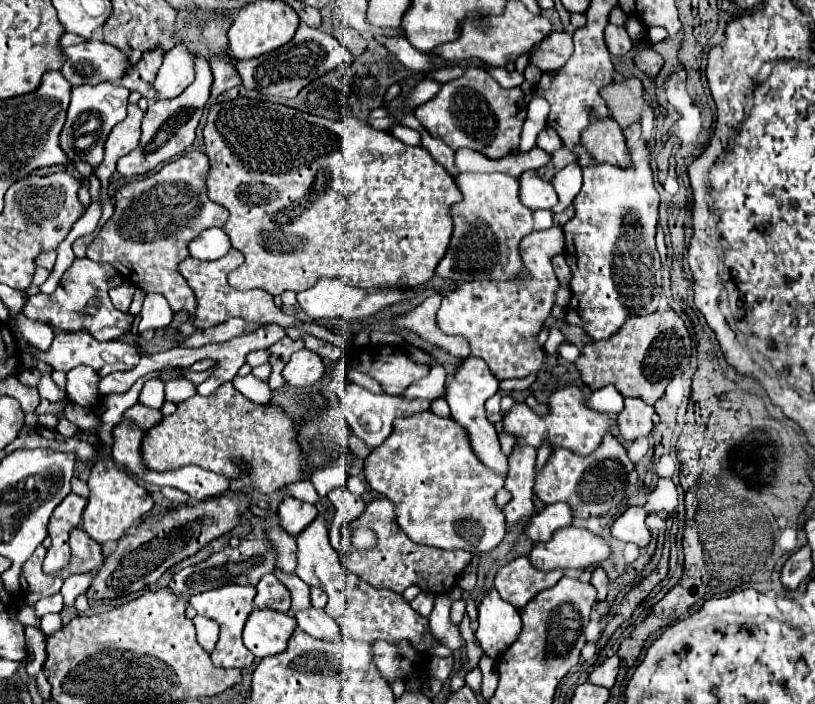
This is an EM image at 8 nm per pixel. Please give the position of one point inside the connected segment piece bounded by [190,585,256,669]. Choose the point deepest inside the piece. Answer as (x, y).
(229, 606)

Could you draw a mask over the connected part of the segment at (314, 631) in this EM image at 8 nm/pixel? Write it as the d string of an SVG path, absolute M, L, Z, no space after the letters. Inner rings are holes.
M302 609L294 613L298 627L318 639L326 639L326 641L334 641L338 639L338 625L334 625L334 621L330 621L330 617L324 613L324 609Z

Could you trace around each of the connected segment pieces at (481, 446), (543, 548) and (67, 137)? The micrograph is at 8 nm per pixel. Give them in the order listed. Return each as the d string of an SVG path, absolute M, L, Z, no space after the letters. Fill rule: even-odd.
M468 357L458 365L452 381L446 387L446 403L450 407L452 419L456 419L462 427L468 429L470 433L470 443L474 453L478 455L478 459L494 469L496 473L500 473L502 477L506 477L508 473L508 457L502 453L500 443L498 443L498 435L494 425L486 419L486 409L484 408L486 399L490 399L496 391L498 391L498 379L490 373L488 365L478 357Z
M576 527L554 531L550 541L536 543L528 555L530 563L540 571L586 569L608 557L610 547L602 537Z
M100 83L100 85L80 85L72 89L70 105L66 111L66 123L60 133L60 147L66 153L70 163L86 161L94 169L102 161L104 155L104 143L114 129L116 123L120 123L126 117L128 107L128 95L130 91L124 89L120 83ZM80 141L84 141L80 145Z

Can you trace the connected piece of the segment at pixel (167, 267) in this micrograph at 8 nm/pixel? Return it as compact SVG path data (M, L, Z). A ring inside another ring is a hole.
M192 151L170 161L158 173L120 187L116 191L114 215L86 249L86 257L112 265L142 291L164 295L172 313L186 311L188 321L178 327L178 333L184 337L196 331L192 325L196 301L192 289L178 277L178 263L188 257L188 241L208 227L222 227L226 223L226 209L206 197L206 169L206 155Z

